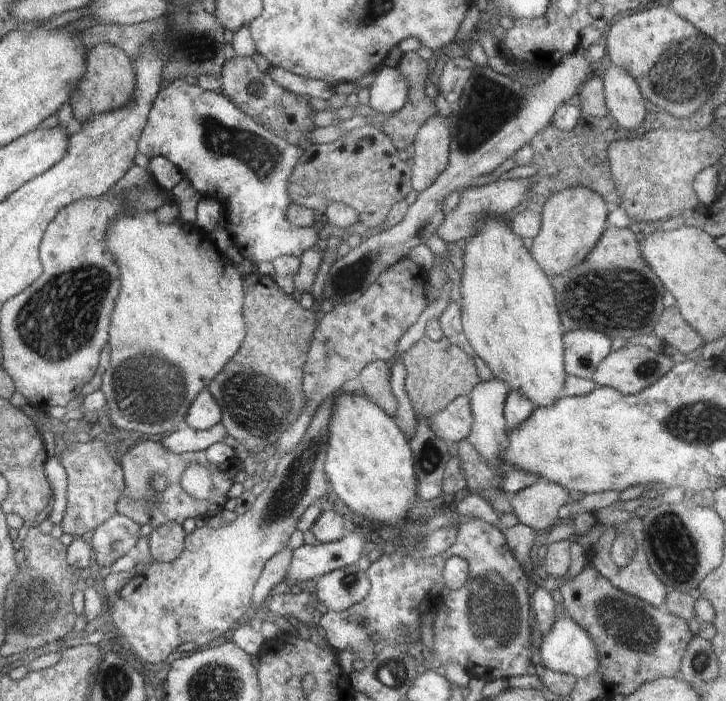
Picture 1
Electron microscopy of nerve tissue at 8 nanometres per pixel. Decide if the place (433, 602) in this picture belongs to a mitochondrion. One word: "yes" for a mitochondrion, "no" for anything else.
no

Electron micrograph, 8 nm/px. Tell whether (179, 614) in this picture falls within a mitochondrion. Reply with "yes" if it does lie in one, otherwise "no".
no

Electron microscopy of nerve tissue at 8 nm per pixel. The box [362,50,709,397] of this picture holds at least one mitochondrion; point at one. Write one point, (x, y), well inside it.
(625, 299)

